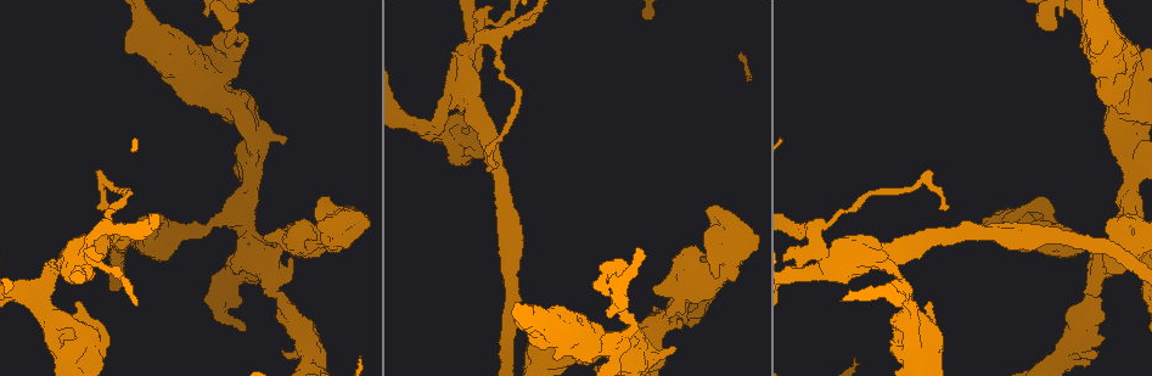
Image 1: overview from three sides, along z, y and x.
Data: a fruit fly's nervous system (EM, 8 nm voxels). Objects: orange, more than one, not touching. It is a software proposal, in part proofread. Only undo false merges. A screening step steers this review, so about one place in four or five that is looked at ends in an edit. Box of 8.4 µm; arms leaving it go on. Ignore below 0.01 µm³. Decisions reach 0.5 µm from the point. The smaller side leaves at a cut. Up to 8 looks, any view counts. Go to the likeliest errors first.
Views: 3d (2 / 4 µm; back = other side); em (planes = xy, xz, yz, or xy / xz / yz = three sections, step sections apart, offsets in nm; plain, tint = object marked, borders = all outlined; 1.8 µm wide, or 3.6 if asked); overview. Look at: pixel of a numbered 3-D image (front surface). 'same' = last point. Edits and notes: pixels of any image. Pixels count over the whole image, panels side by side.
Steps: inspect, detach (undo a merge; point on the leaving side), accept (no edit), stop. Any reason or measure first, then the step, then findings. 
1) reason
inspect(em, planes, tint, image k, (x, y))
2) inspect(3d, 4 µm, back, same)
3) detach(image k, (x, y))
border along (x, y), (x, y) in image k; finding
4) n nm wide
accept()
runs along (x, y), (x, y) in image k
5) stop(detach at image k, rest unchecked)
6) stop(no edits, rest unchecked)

sharp bend
inspect(em, planes, tint, image 1, (1120, 85))

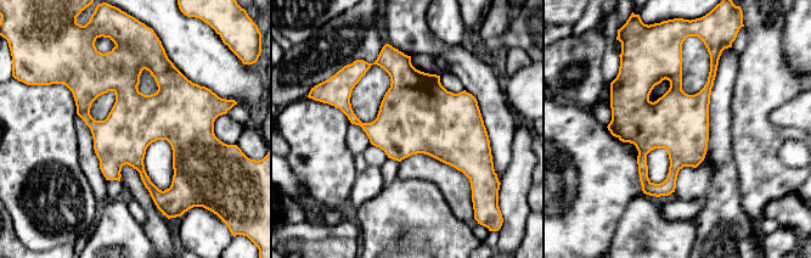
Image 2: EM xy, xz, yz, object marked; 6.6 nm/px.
accept()
all the same cell

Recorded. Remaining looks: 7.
thin arm on a thick one
inspect(3d, 4 µm, image 1, (878, 255))

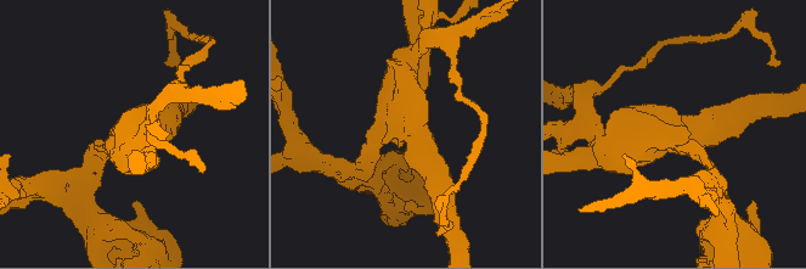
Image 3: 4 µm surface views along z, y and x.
4 arms; now the EM
inspect(em, 3.6 µm, planes, tint, image 3, (405, 128))

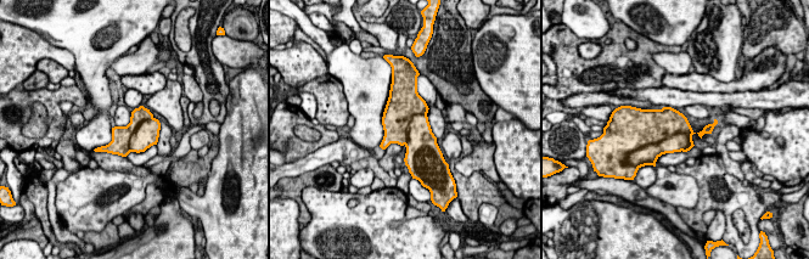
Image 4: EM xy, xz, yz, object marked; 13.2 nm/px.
detach(image 4, (677, 142))
two cells meet here

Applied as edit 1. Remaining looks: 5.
inspect(em, planes, tint, image 1, (254, 242))

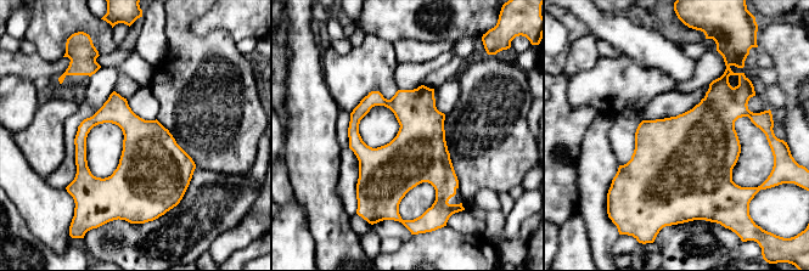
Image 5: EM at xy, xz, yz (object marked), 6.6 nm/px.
accept()
one cell here

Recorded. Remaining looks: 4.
small branch off a trunk
inspect(3d, 4 µm, image 1, (70, 334))

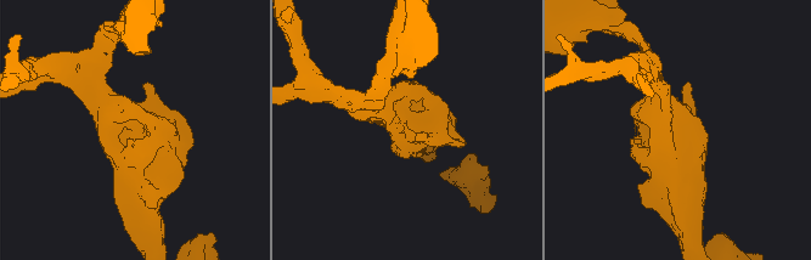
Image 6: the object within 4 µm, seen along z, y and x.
inspect(em, 3.6 µm, xz, step 4, tint, image 6, (680, 129))

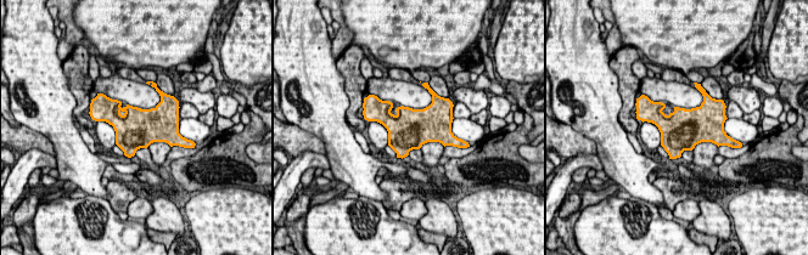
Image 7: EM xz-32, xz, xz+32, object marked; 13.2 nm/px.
inspect(em, 3.6 µm, planes, borders, same)

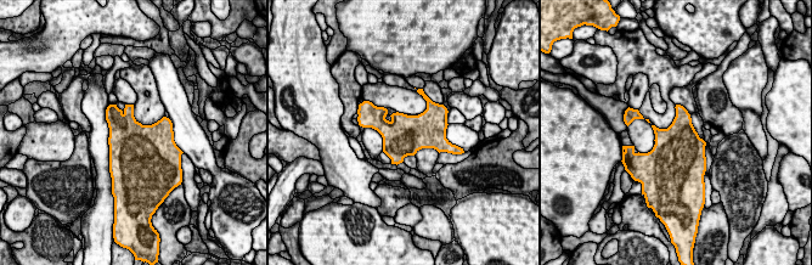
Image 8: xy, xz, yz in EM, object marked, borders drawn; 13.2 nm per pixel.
550 nm wide
accept()
continuous, no second cell

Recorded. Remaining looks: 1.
stop(detach at image 4, rest unchecked)

